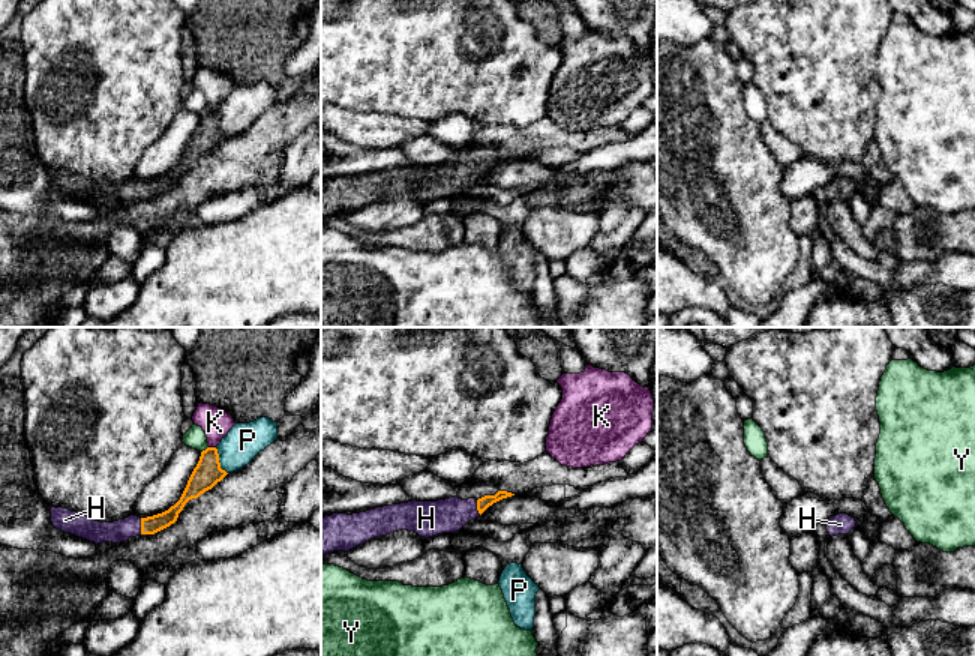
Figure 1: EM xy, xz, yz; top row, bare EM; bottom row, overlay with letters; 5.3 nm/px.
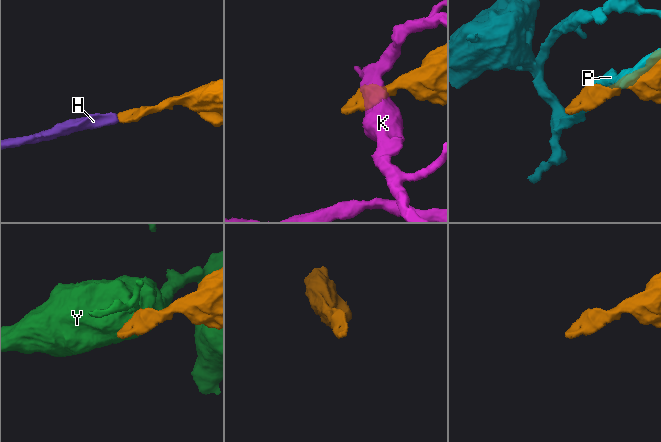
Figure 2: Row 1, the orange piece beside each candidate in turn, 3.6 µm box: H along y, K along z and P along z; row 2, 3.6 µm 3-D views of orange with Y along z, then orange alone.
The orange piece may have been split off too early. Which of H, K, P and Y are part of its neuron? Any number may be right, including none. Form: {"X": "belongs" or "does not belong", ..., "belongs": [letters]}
{"H": "belongs", "K": "does not belong", "P": "does not belong", "Y": "does not belong", "belongs": ["H"]}

